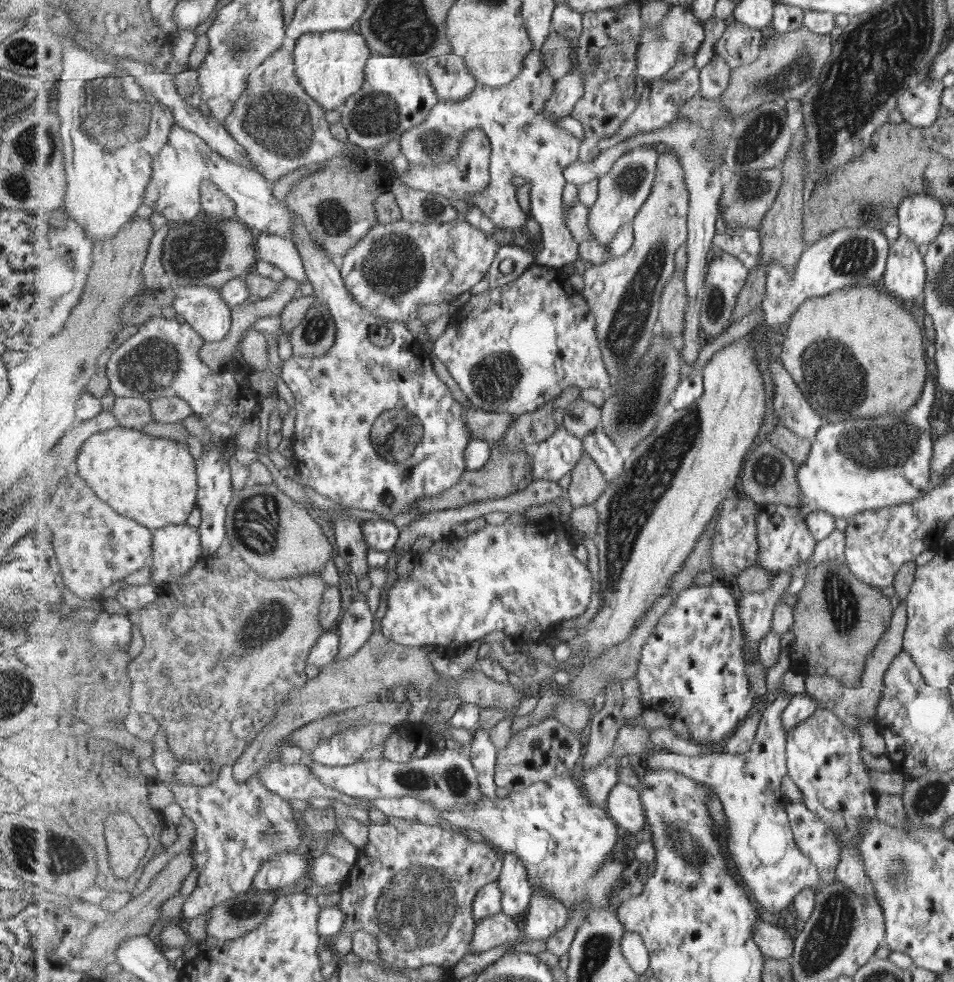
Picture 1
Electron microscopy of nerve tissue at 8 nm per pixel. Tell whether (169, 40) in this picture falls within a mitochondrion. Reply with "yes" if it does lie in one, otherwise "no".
no

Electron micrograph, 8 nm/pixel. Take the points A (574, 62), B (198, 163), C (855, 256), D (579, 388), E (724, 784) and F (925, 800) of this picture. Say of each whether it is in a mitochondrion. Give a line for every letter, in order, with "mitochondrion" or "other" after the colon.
A: other
B: other
C: mitochondrion
D: other
E: other
F: mitochondrion

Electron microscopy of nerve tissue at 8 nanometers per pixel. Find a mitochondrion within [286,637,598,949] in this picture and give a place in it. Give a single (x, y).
(455, 782)

